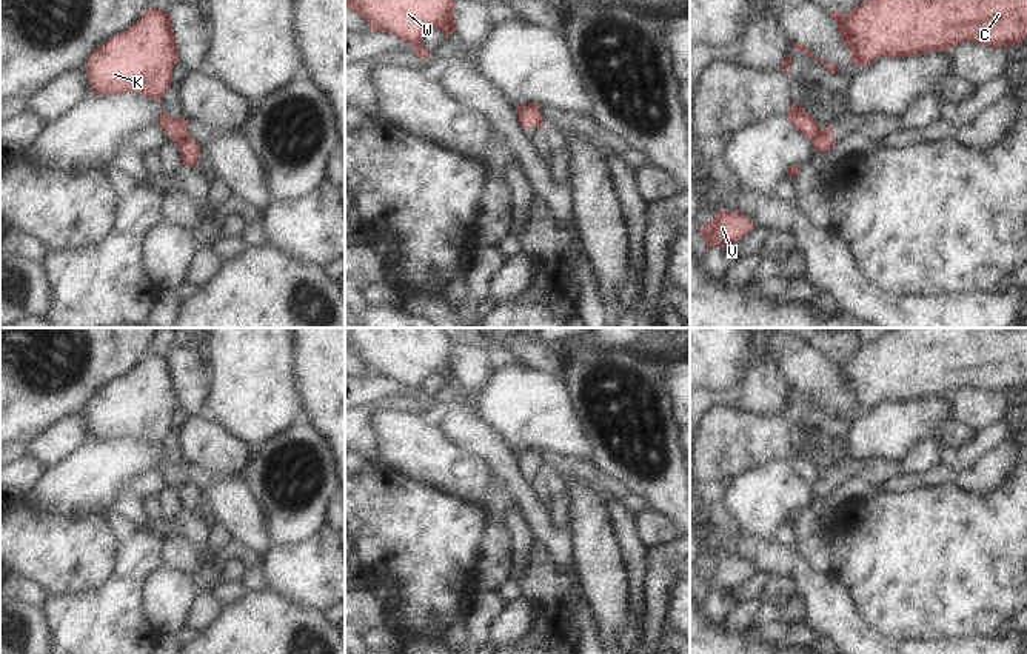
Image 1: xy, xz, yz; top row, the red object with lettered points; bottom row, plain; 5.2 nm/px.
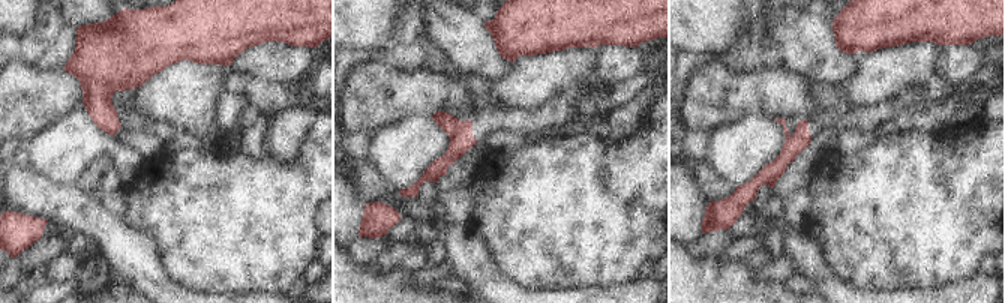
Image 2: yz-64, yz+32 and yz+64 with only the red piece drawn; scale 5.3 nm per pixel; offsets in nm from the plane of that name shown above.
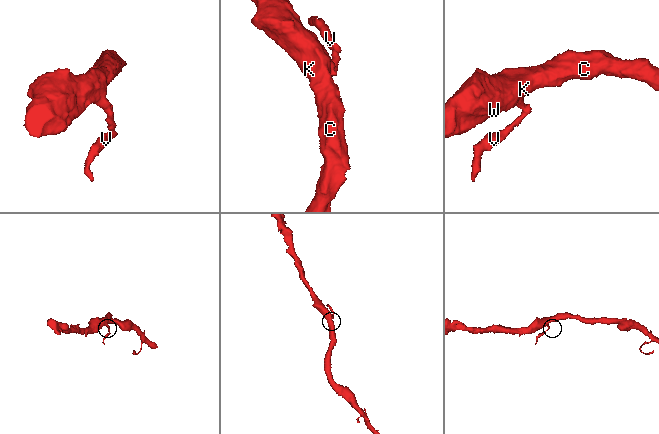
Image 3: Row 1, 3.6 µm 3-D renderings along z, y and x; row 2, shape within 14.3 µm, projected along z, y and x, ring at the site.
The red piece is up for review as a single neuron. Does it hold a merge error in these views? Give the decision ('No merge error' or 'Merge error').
Merge error.

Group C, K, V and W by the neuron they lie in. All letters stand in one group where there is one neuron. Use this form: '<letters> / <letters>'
C K W / V

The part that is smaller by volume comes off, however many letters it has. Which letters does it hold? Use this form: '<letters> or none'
V

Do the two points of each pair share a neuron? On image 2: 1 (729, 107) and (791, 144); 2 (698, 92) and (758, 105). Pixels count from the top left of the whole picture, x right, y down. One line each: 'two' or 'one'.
1: two
2: one

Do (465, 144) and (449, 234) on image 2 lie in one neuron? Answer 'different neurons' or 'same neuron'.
different neurons

